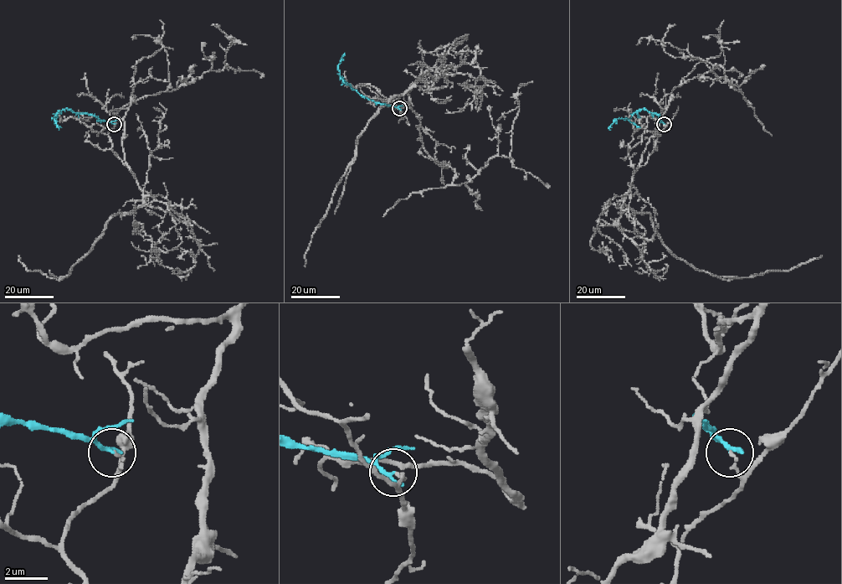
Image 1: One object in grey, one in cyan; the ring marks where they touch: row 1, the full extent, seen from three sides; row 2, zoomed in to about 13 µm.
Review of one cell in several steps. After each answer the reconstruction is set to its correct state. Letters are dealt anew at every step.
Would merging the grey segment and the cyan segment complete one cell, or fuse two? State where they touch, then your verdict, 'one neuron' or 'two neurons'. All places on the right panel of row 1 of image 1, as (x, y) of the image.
place (664, 124); two neurons

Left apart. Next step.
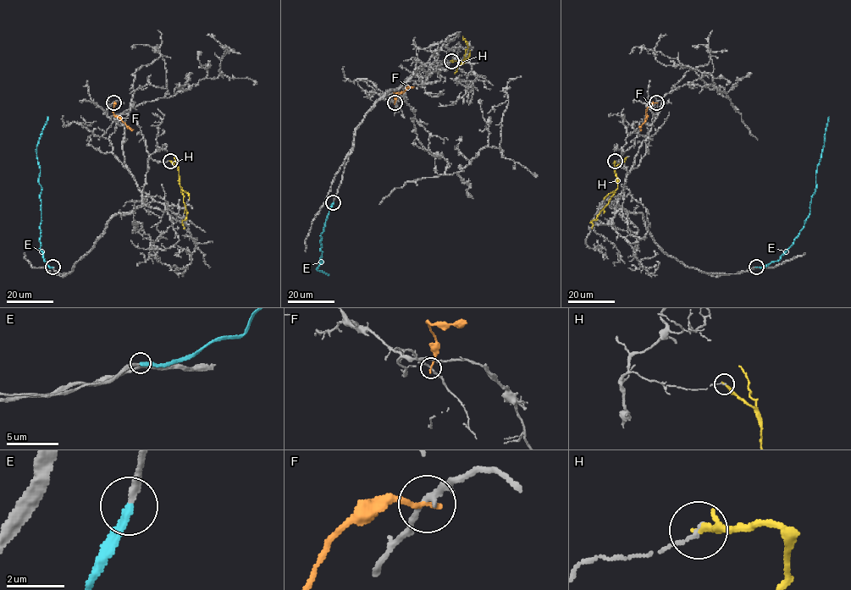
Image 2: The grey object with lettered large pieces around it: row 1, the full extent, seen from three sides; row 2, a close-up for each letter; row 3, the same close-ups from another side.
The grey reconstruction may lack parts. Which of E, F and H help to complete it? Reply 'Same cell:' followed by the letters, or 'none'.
Same cell: E

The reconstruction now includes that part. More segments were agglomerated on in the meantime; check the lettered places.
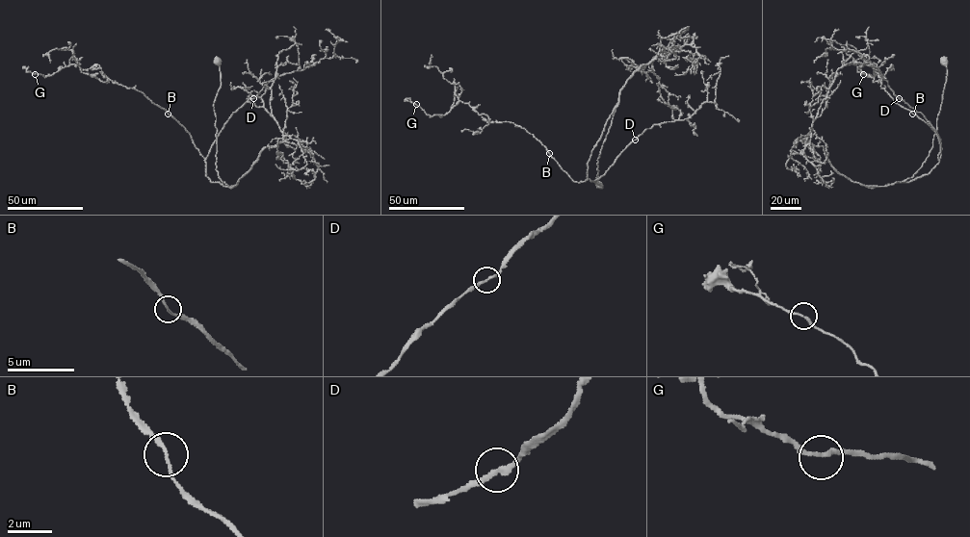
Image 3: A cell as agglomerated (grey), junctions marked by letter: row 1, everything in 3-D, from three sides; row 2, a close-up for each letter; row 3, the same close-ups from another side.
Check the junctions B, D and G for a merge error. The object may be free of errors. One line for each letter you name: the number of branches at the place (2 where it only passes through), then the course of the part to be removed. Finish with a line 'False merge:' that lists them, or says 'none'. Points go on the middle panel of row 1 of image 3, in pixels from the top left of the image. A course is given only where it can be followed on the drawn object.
False merge: none

